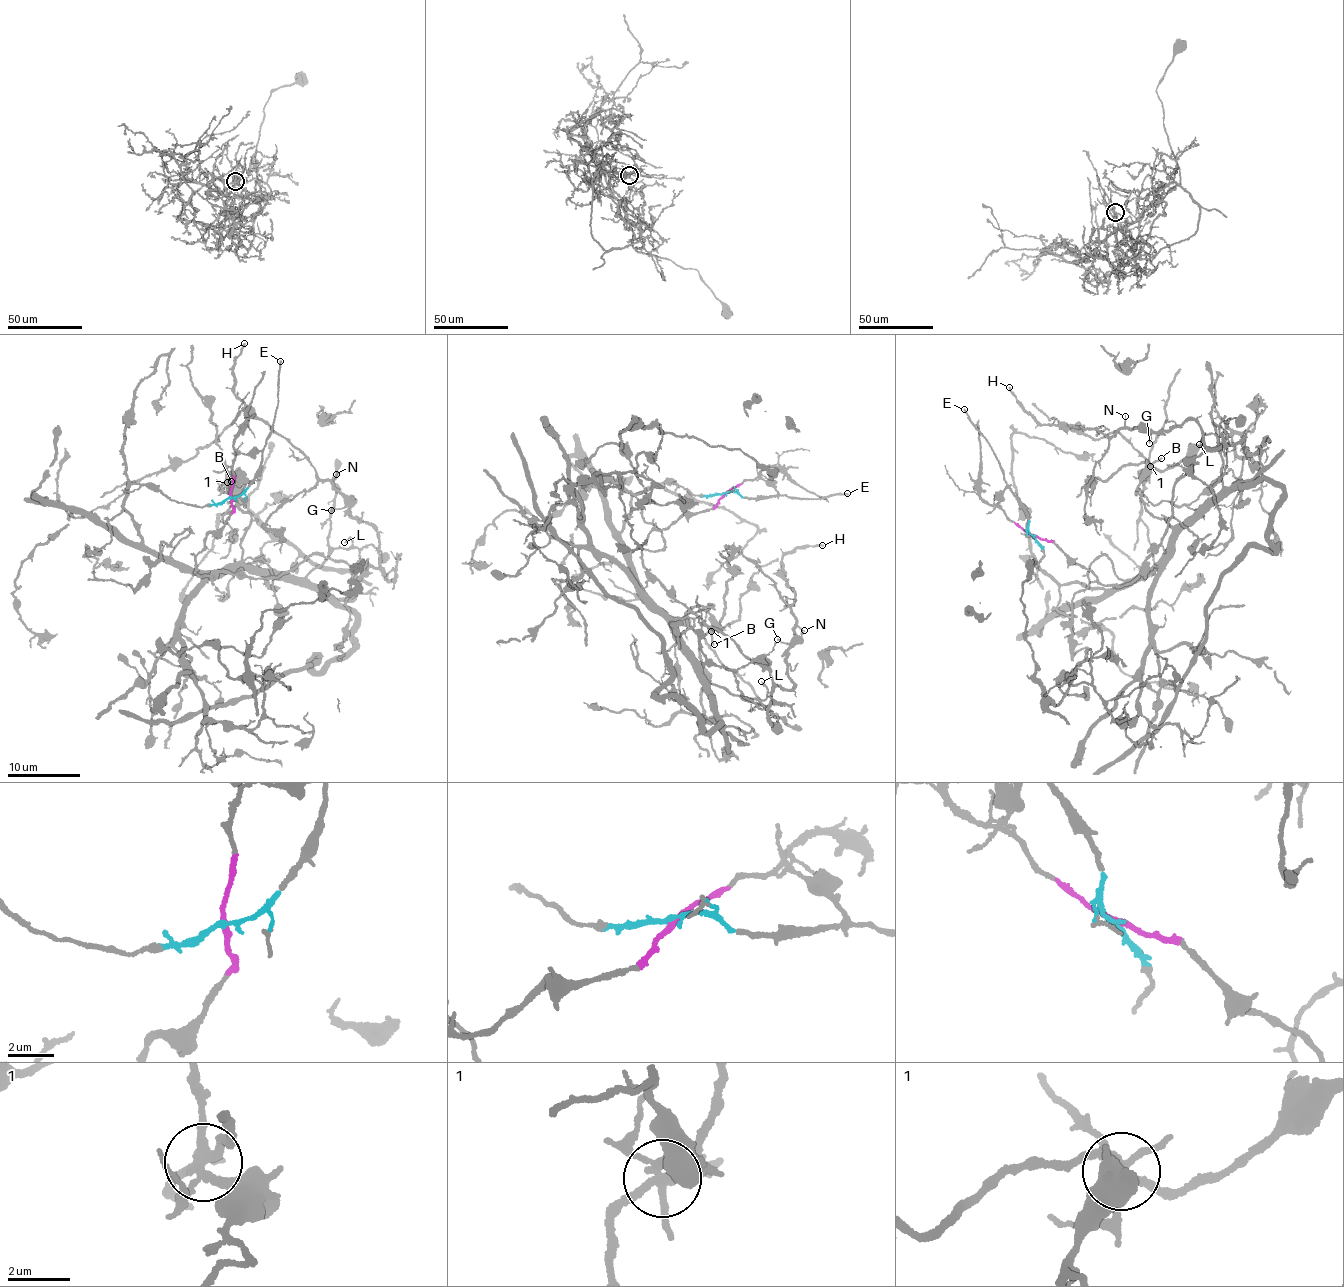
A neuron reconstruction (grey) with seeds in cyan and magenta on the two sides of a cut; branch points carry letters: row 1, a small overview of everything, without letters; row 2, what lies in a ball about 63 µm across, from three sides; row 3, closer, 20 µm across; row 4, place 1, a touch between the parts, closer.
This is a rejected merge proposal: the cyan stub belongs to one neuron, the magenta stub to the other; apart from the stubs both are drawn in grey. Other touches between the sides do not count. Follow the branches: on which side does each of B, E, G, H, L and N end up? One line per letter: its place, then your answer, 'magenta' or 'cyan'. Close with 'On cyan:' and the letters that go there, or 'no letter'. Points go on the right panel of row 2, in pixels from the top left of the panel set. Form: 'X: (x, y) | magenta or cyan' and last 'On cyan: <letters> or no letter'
B: (1161, 458) | cyan
E: (964, 409) | cyan
G: (1149, 443) | magenta
H: (1009, 387) | magenta
L: (1199, 444) | cyan
N: (1125, 416) | magenta
On cyan: B, E, L

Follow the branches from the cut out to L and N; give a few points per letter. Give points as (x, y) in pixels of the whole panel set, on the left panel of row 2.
L: (230, 496), (202, 507), (129, 484), (123, 507), (149, 549), (206, 577), (234, 566), (290, 582), (344, 542)
N: (230, 496), (196, 562), (203, 577), (272, 579), (317, 554), (378, 566), (376, 530), (346, 511), (336, 473)

